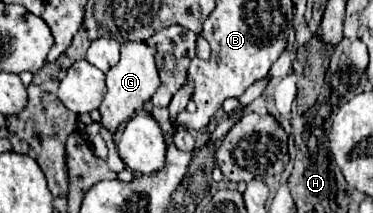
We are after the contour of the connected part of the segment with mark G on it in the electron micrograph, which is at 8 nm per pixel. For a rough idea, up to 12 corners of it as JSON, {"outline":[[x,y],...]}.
{"outline":[[122,43],[106,73],[102,125],[114,133],[158,89],[154,47]]}

